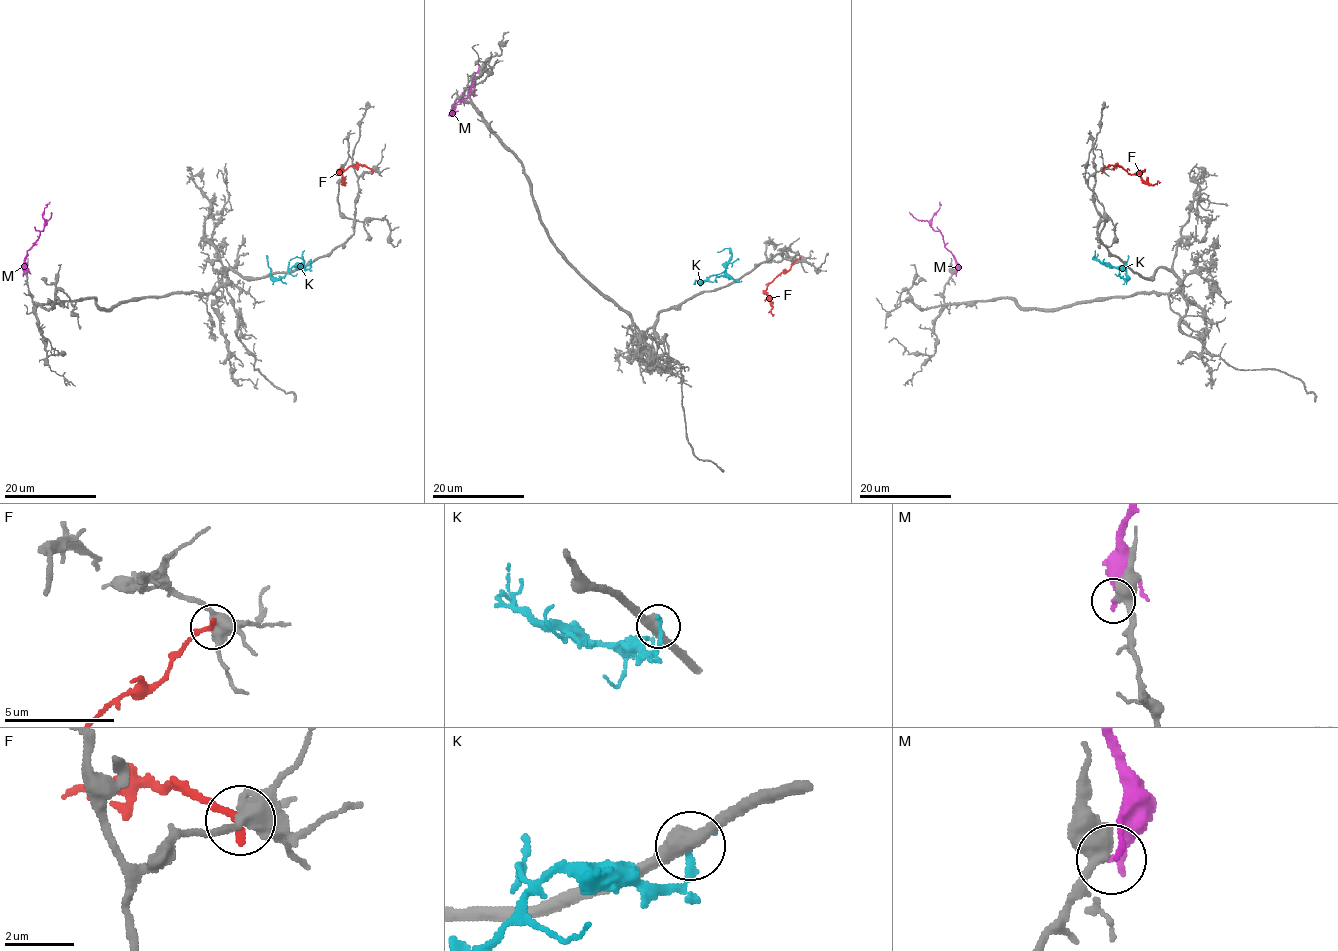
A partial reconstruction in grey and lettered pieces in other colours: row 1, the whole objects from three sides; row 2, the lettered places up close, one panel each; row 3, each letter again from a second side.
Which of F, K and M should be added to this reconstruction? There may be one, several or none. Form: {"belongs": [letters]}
{"belongs": []}

